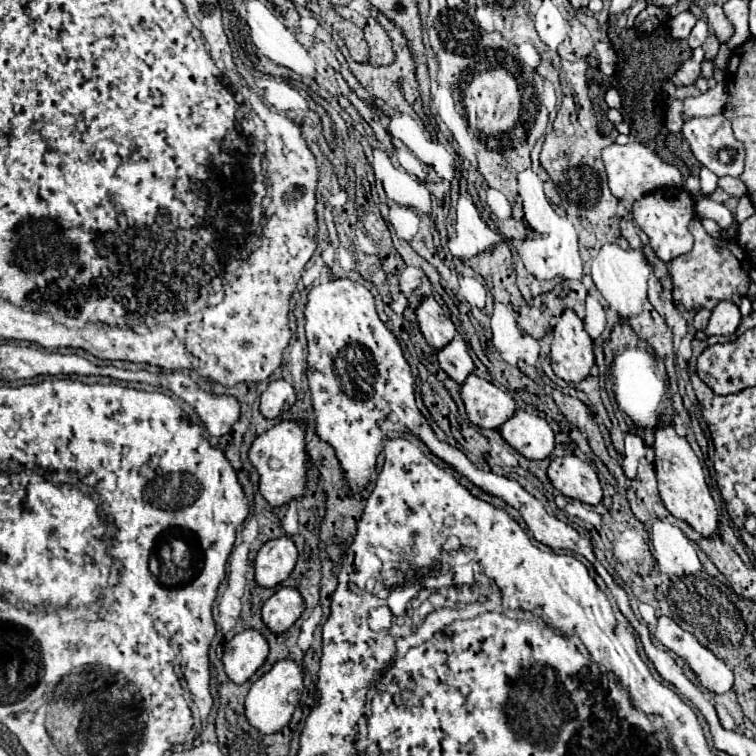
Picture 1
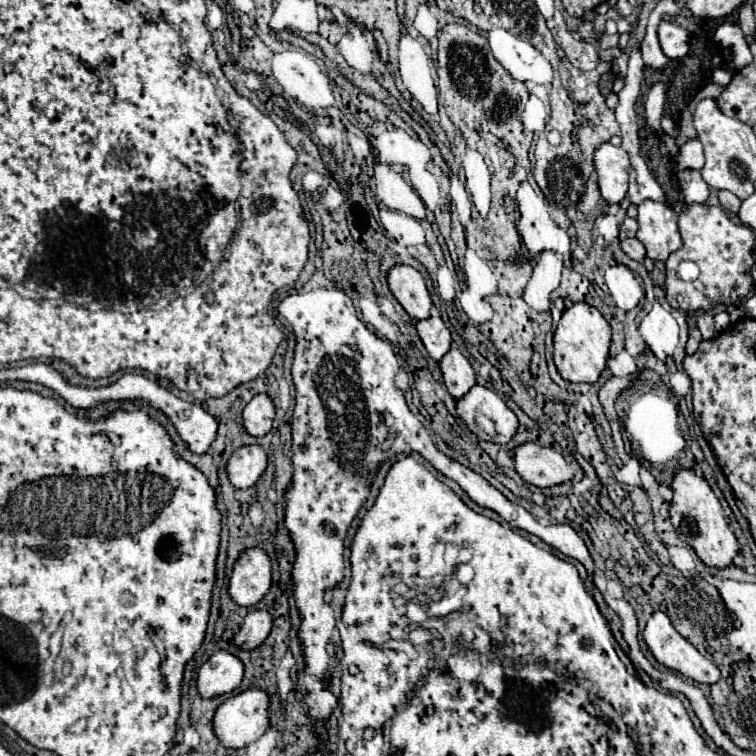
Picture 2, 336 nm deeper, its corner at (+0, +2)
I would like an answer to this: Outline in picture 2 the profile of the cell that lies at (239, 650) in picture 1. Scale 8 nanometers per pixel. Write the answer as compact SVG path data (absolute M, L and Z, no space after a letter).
M214 653L198 671L198 691L202 697L214 697L234 691L242 683L244 663L228 653Z

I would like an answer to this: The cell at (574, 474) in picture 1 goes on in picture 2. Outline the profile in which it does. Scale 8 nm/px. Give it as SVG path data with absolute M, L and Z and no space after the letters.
M524 443L514 449L514 463L520 477L536 487L556 487L574 479L574 467L554 449Z

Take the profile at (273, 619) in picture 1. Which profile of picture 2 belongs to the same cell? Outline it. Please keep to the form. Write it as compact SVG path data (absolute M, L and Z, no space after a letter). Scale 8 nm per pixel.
M254 609L248 611L248 615L244 617L244 625L240 627L238 635L234 637L234 643L242 649L254 649L258 647L272 631L272 615L264 609Z

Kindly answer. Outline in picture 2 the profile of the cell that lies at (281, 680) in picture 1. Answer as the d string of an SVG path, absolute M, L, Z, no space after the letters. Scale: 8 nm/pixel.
M246 689L224 701L214 715L214 731L222 745L240 749L260 739L270 727L270 697L264 689Z

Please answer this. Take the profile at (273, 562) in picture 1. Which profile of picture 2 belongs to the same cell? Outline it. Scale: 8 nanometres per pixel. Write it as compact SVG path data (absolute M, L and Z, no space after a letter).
M246 549L234 563L228 593L244 607L254 607L272 585L272 563L264 549Z

